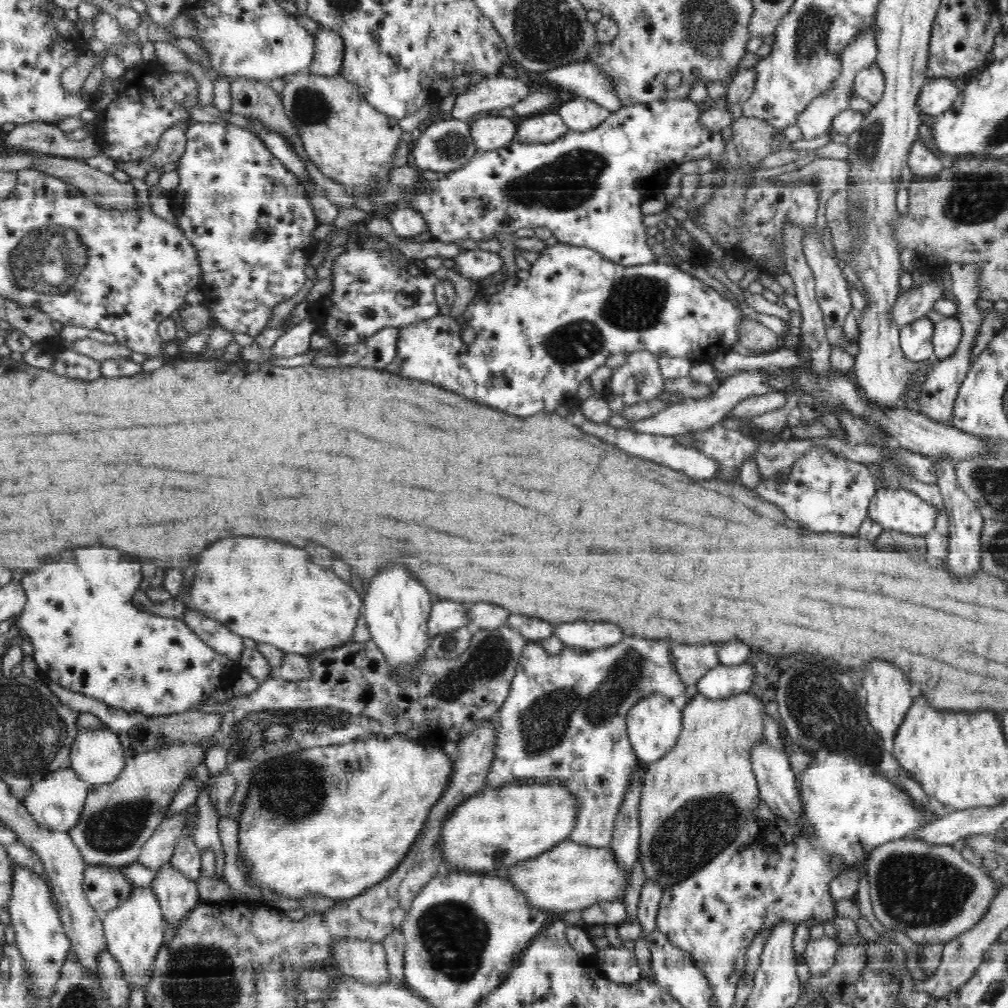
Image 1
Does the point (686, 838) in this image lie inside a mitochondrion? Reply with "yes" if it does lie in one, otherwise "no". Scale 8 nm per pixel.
yes

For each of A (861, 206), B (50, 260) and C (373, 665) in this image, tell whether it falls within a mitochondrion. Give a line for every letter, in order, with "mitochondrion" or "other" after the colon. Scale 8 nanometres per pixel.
A: mitochondrion
B: mitochondrion
C: other

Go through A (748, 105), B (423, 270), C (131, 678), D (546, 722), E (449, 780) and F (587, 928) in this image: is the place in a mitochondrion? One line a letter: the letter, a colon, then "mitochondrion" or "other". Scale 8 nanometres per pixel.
A: other
B: other
C: mitochondrion
D: mitochondrion
E: other
F: other

